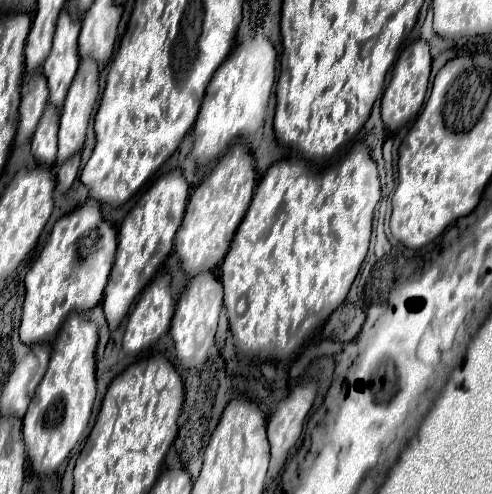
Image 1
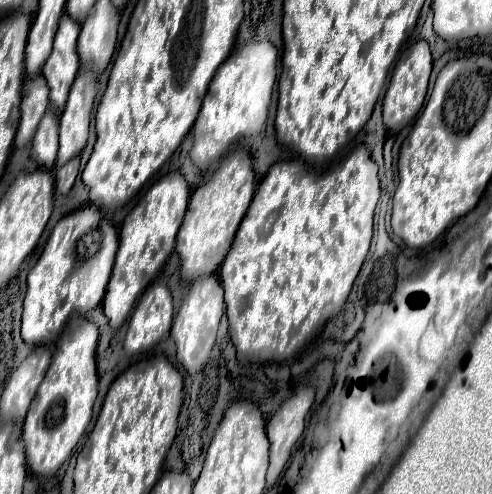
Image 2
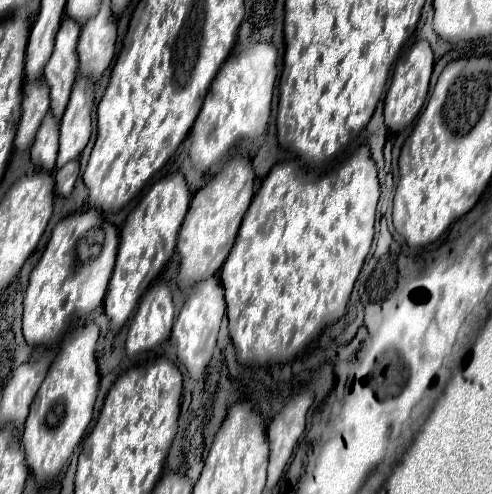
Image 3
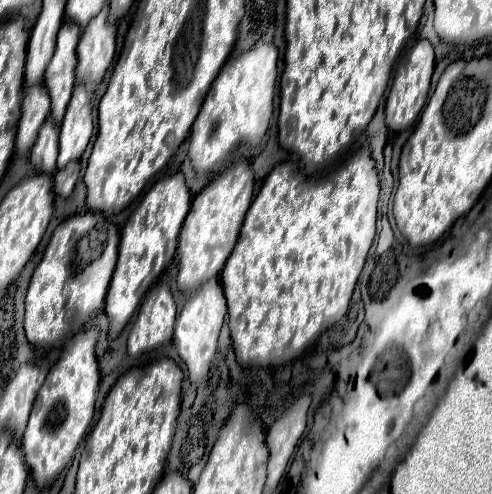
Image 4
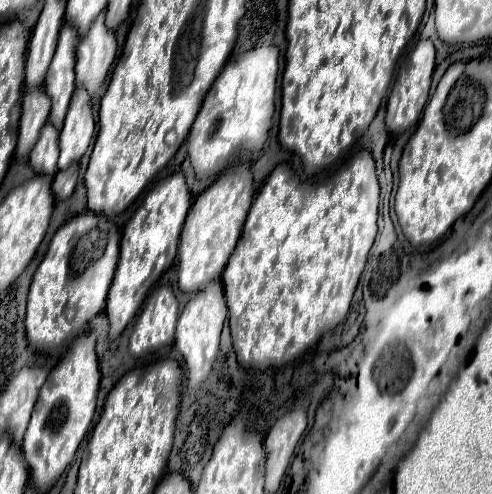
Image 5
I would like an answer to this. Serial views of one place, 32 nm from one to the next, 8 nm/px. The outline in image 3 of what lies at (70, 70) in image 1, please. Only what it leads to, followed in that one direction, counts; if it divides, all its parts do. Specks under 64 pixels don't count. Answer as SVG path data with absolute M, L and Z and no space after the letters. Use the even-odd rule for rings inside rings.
M64 18L56 36L56 46L50 62L44 68L44 80L50 88L50 110L60 122L64 108L70 100L72 84L76 80L76 40L80 36L80 26L74 20Z

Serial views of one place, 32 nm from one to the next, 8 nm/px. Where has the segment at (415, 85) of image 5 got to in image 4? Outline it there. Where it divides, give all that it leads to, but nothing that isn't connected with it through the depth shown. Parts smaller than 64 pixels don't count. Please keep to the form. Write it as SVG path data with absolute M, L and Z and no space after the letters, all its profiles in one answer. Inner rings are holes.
M418 40L418 44L408 54L408 58L398 64L394 84L386 98L386 126L392 132L404 132L418 120L418 116L426 104L426 98L428 98L432 72L434 72L434 48L428 40Z

